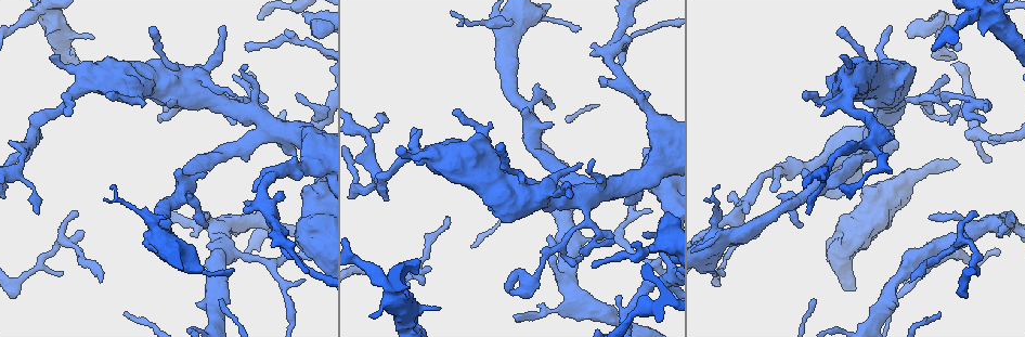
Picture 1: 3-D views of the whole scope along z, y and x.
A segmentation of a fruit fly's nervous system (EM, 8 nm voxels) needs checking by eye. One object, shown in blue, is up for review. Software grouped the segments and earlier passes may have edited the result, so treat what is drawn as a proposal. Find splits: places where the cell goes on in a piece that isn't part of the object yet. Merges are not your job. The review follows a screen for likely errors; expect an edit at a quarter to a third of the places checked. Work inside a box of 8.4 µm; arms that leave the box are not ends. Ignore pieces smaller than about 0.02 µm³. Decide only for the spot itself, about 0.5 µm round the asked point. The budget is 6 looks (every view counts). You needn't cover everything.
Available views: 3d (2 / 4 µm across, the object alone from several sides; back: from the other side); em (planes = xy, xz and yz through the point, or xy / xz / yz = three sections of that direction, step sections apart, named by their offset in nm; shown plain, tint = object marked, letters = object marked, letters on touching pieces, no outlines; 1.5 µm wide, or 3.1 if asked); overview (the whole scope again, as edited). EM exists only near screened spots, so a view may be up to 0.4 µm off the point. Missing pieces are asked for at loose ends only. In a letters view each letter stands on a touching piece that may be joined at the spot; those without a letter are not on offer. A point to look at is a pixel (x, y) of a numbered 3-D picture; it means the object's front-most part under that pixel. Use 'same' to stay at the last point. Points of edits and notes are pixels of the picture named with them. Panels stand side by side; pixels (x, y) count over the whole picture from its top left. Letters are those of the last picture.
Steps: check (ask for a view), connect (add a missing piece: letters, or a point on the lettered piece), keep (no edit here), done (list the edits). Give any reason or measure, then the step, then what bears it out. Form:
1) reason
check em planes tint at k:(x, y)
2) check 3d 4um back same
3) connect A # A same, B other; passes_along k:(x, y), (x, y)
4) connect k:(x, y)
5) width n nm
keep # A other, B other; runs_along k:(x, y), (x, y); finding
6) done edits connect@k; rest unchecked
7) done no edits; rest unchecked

branch stops here
check em xy step 4 letters at 1:(160, 119)

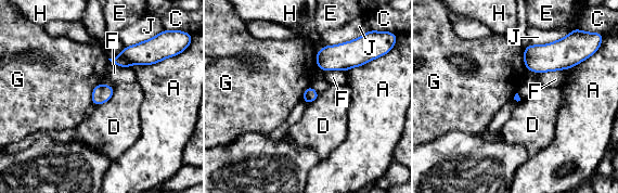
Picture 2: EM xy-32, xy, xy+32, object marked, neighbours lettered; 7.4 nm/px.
another direction
check em planes letters same

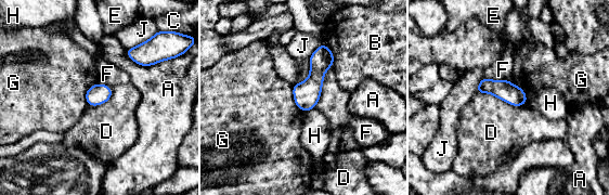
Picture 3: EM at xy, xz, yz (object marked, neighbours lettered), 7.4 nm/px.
width 150 nm
keep # A other, B other, C other, D other, E other, F other, G other, H other, J other; border 3:(477, 91), (514, 105), (527, 103); no lettered piece goes on from it

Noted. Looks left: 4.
an open end
check 3d 2um at 1:(650, 248)

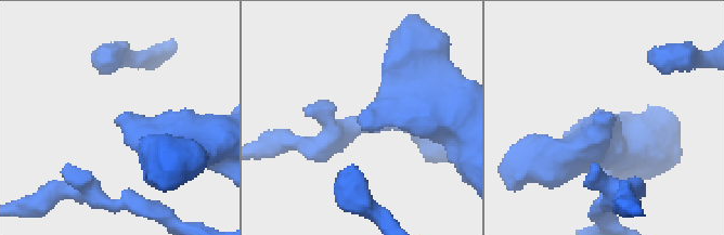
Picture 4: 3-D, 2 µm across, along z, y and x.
check em planes letters at 4:(604, 119)

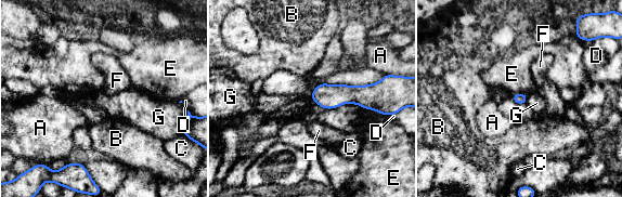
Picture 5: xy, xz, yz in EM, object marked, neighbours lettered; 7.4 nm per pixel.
longest_contact G 420 nm
keep # A other, B other, C other, D other, E other, F other, G other; runs_along 5:(415, 79), (390, 95), (314, 96); none of them fits

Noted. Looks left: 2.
tapers out
check 3d 4um back at 1:(384, 114)

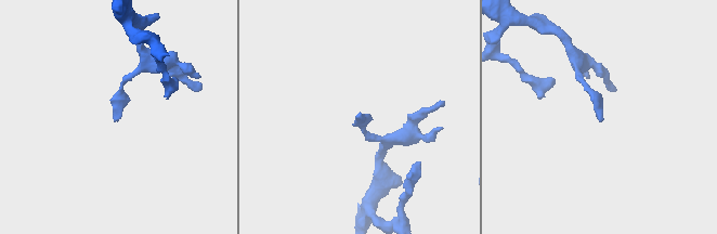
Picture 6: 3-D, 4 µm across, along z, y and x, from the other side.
check em planes letters at 6:(116, 119)

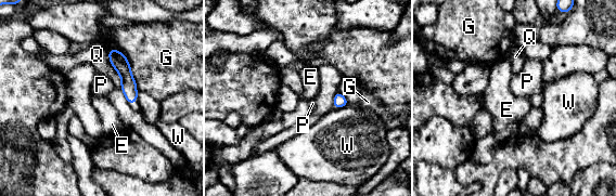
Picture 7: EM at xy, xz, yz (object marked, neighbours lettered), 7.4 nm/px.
longest_contact G 380 nm
keep # E other, G other, P other, Q other, W other; runs_along 7:(111, 51), (125, 72), (132, 100); none of them fits

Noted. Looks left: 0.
done no edits; rest unchecked

